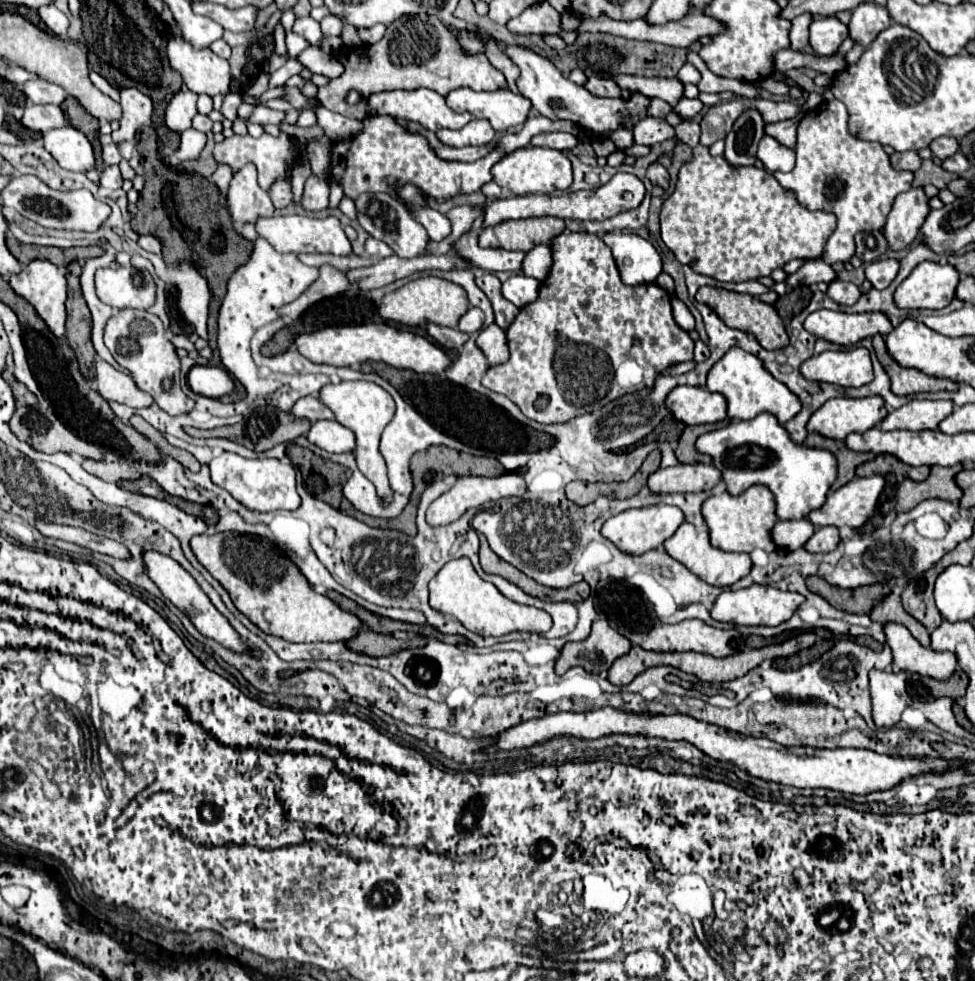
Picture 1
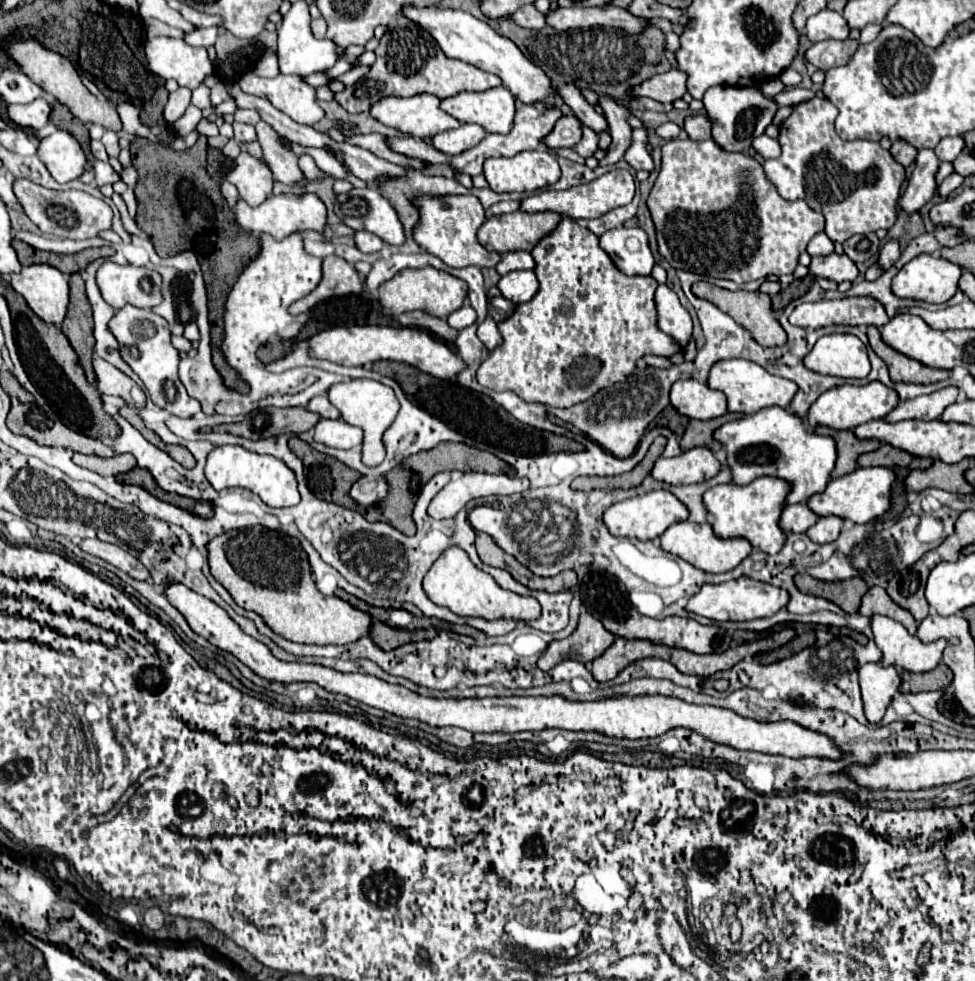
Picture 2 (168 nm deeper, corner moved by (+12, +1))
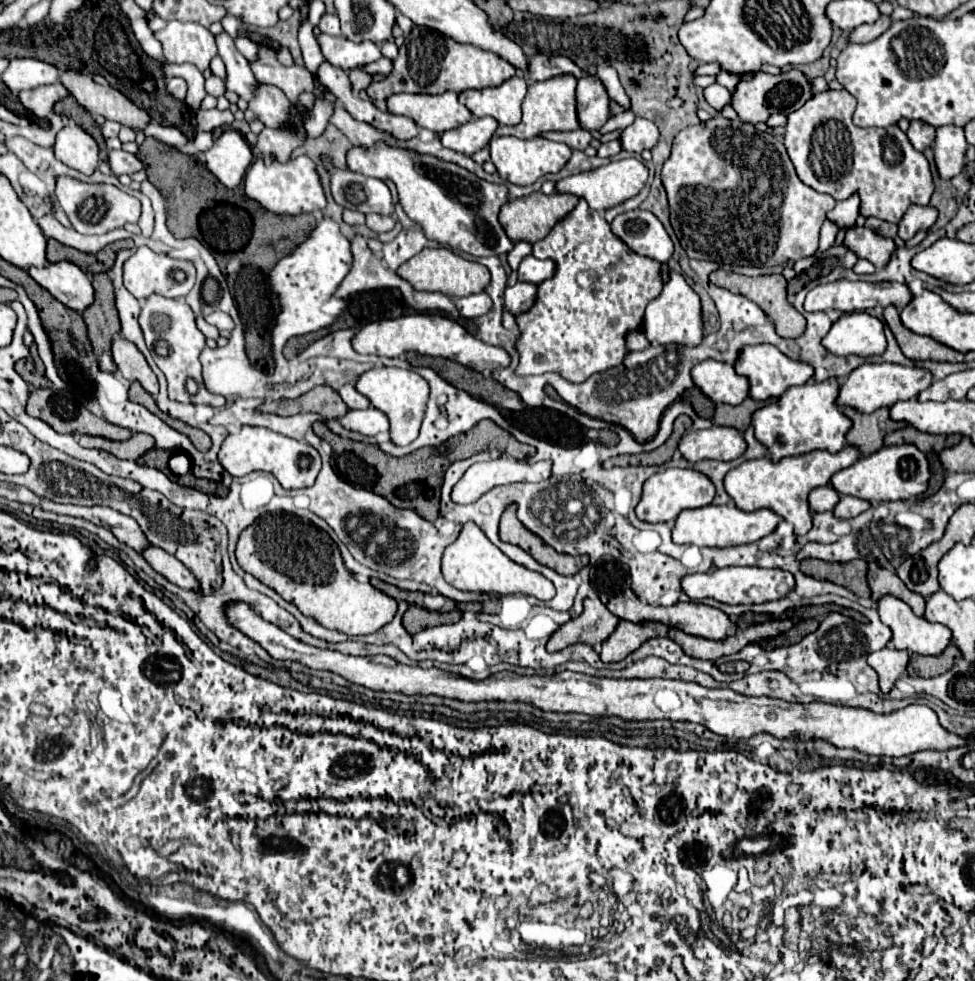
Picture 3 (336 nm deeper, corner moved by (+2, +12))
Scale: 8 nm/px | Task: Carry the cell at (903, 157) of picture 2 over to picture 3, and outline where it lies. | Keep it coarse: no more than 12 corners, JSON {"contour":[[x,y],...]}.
{"contour":[[910,122],[912,146],[922,152],[934,142],[936,128],[922,122]]}

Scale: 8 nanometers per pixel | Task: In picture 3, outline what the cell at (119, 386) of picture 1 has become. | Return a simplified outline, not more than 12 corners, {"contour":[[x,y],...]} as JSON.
{"contour":[[118,336],[112,344],[118,370],[138,380],[154,398],[158,378],[136,344]]}

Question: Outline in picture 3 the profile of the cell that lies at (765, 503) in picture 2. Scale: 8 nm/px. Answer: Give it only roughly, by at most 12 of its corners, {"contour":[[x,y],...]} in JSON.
{"contour":[[828,450],[746,460],[724,486],[740,510],[770,508],[812,528],[810,490],[862,452]]}

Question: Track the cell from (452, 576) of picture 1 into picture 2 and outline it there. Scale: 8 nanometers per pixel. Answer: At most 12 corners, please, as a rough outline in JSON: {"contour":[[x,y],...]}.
{"contour":[[460,547],[422,581],[460,617],[534,621],[540,605],[496,585]]}

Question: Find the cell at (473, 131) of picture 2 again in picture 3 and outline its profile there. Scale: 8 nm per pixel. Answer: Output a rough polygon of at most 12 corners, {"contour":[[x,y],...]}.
{"contour":[[490,116],[442,134],[442,144],[472,156],[494,136],[498,122]]}

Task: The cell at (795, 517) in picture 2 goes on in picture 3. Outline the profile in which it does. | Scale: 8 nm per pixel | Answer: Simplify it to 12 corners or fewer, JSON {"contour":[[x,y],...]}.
{"contour":[[830,486],[810,492],[810,508],[814,512],[832,510],[840,494]]}

